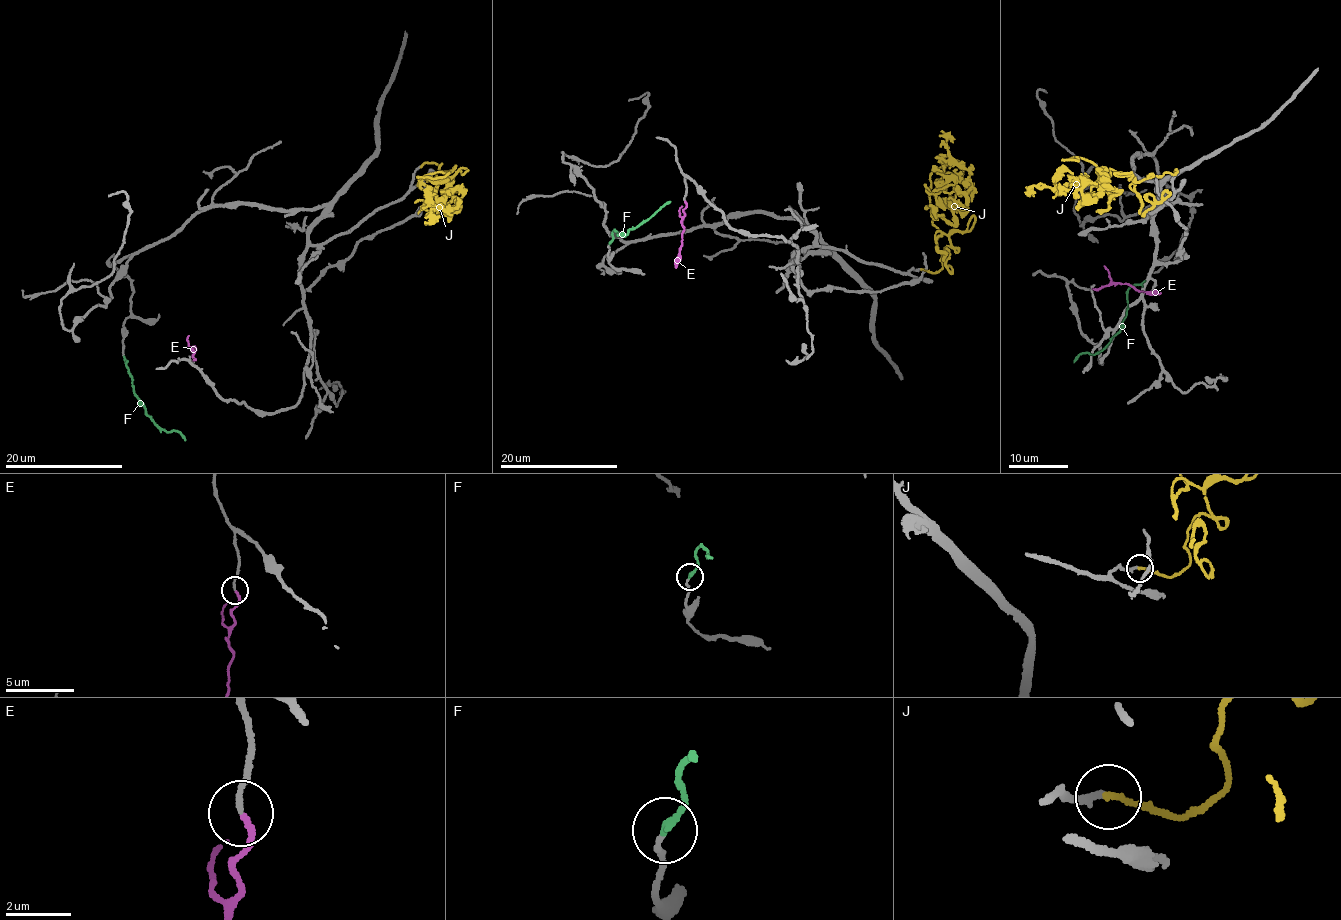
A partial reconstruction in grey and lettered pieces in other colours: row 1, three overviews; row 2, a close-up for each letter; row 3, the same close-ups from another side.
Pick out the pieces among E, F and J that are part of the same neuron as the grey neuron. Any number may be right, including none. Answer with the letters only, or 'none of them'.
E, F

